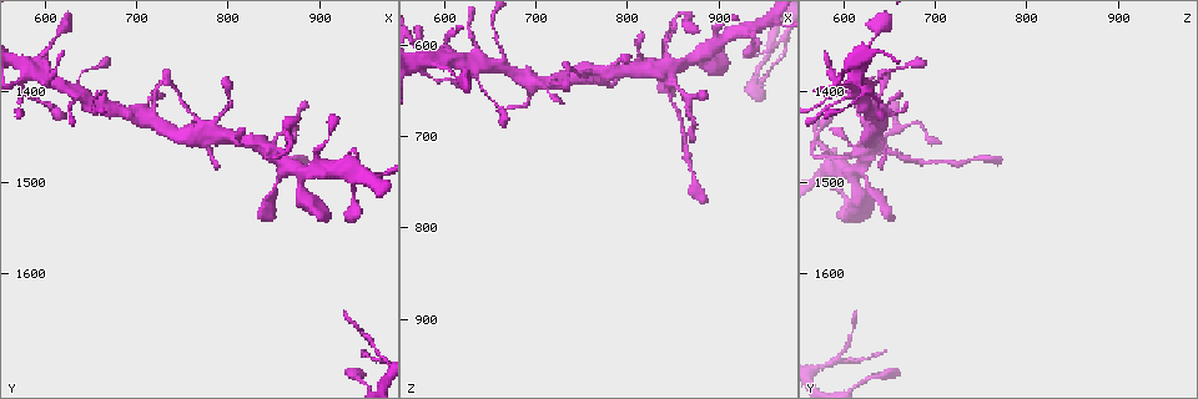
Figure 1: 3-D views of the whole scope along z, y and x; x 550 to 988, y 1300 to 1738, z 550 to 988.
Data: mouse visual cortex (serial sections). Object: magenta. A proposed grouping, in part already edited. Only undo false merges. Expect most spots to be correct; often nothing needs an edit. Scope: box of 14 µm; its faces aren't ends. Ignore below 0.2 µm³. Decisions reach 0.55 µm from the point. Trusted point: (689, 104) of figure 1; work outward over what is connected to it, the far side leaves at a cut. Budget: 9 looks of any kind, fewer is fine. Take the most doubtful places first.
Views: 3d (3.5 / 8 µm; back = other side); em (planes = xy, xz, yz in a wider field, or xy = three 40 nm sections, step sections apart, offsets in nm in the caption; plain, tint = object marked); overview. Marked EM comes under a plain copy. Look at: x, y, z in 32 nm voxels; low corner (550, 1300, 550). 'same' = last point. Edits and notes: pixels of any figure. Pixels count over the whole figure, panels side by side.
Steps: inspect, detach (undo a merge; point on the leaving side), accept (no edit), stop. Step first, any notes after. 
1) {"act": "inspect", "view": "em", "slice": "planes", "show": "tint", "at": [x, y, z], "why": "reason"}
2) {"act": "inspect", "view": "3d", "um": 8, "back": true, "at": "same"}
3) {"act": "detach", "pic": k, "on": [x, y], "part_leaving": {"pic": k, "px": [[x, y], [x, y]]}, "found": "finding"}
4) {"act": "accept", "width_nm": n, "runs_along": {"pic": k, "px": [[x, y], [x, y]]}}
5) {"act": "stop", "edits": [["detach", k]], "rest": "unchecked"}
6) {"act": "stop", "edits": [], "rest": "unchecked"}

{"act": "inspect", "view": "3d", "um": 3.5, "back": true, "at": [845, 1465, 630], "why": "three arms meet"}

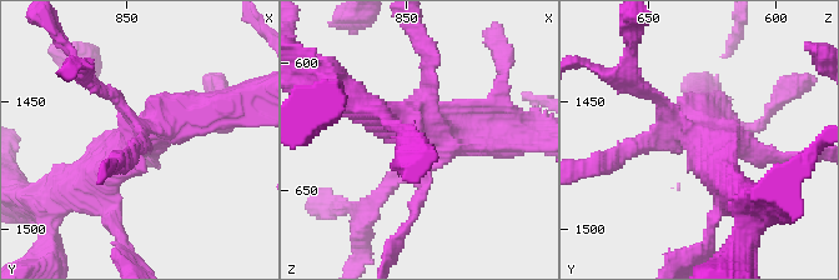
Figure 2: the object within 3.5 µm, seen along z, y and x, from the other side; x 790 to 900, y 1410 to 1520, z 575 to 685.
{"act": "inspect", "view": "em", "slice": "xy", "step": 3, "show": "tint", "at": "same"}

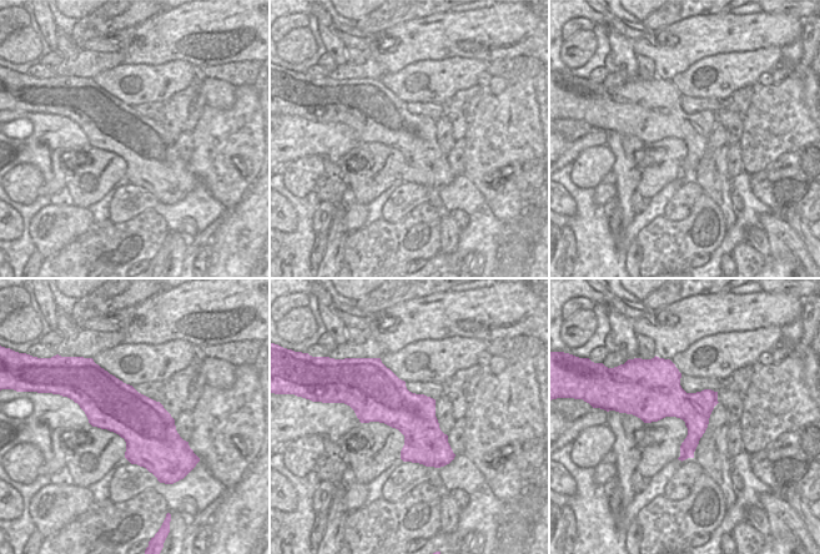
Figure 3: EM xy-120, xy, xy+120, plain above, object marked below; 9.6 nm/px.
{"act": "accept", "found": "continuous, no second cell"}

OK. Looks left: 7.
{"act": "inspect", "view": "3d", "um": 8, "at": [740, 1445, 635], "why": "thin neck"}

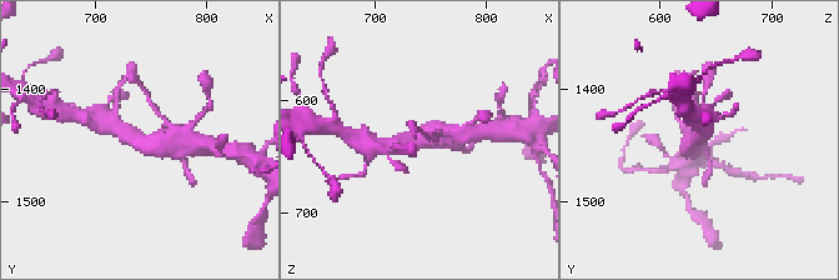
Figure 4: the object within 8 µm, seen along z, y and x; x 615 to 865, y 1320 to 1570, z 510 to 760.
{"act": "inspect", "view": "3d", "um": 3.5, "at": [736, 1444, 634]}

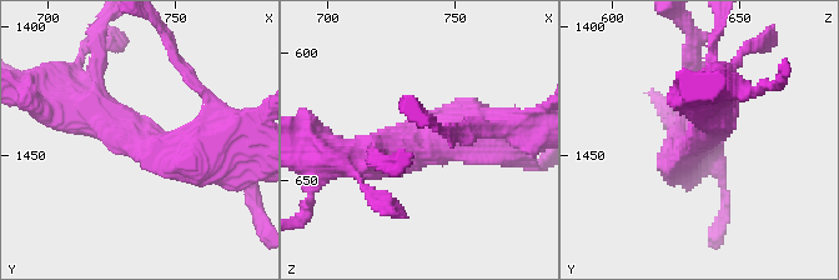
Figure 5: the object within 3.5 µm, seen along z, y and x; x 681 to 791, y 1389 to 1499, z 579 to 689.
{"act": "inspect", "view": "em", "slice": "xy", "step": 5, "show": "tint", "at": [737, 1443, 635], "arm_widths_nm": [500, 500], "why": "shape alone is not enough"}

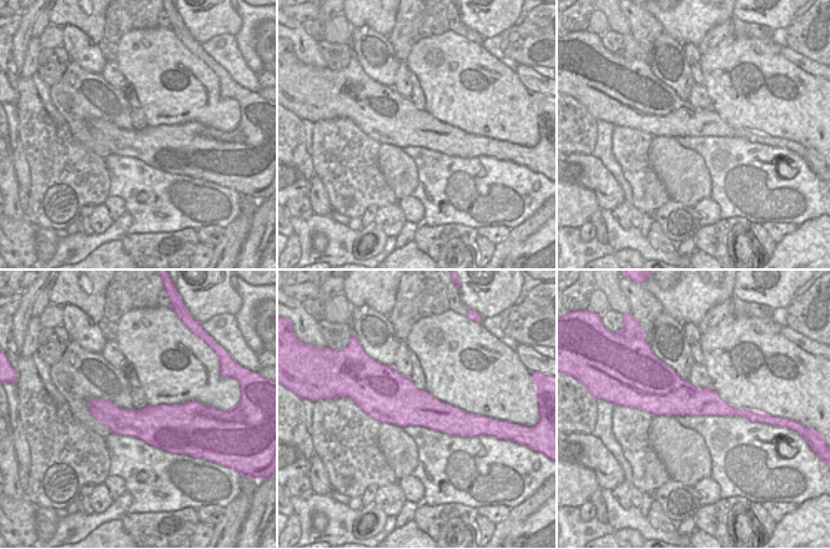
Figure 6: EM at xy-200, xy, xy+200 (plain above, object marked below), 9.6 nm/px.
{"act": "accept", "width_nm": 480, "runs_along": {"pic": 5, "px": [[214, 156], [160, 149], [69, 103]]}, "found": "continuous, no second cell"}

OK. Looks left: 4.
{"act": "inspect", "view": "3d", "um": 3.5, "at": [660, 1415, 625], "why": "small branch off a trunk"}

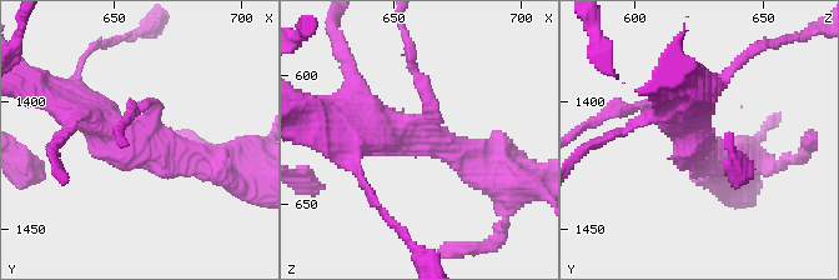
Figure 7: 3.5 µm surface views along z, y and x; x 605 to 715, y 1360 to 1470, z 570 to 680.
{"act": "inspect", "view": "em", "slice": "planes", "show": "tint", "at": [662, 1419, 624], "arms": 3, "arm_widths_nm": [150, 400, 450], "why": "now the EM"}

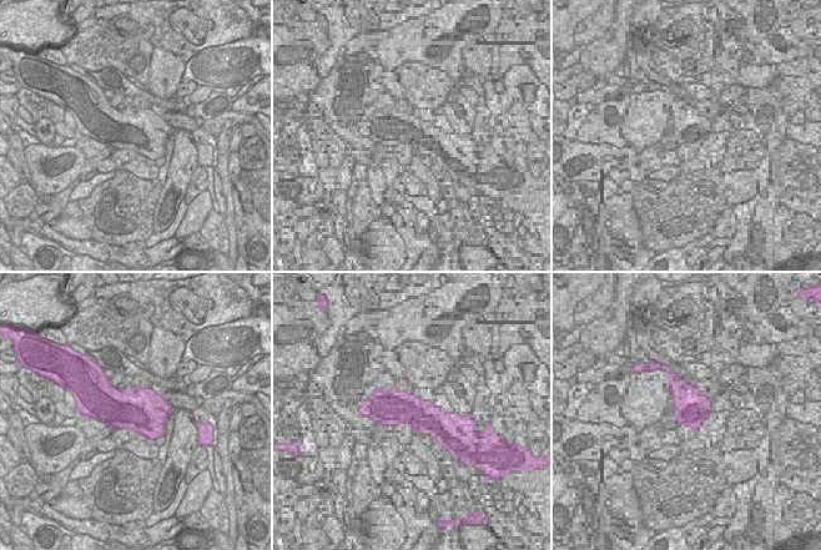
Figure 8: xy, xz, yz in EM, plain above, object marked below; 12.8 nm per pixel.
{"act": "accept", "runs_along": {"pic": 7, "px": [[212, 161], [129, 146], [71, 104]]}, "found": "continuous, no second cell"}

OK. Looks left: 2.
{"act": "inspect", "view": "3d", "um": 3.5, "at": [585, 1380, 620], "why": "arms part here"}

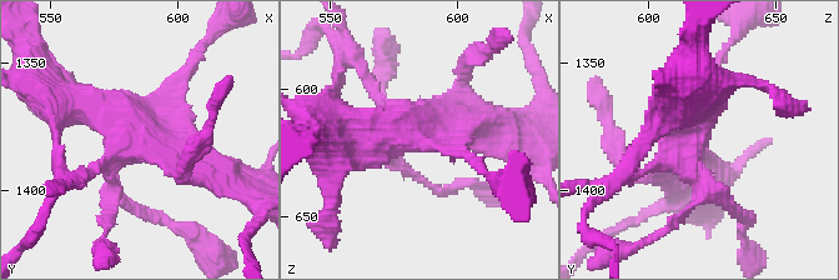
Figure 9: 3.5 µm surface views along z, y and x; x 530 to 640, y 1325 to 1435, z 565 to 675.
{"act": "inspect", "view": "em", "slice": "xy", "step": 2, "show": "tint", "at": [588, 1379, 615]}

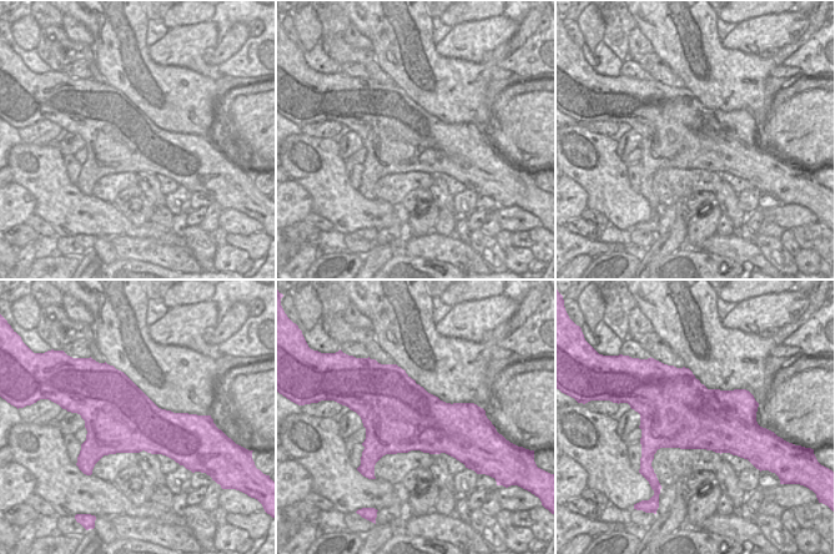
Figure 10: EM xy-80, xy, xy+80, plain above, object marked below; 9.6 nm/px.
{"act": "accept", "runs_along": {"pic": 9, "px": [[221, 175], [98, 105], [71, 105]]}, "found": "continuous, no second cell"}

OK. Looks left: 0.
{"act": "stop", "edits": [], "rest": "unchecked"}

